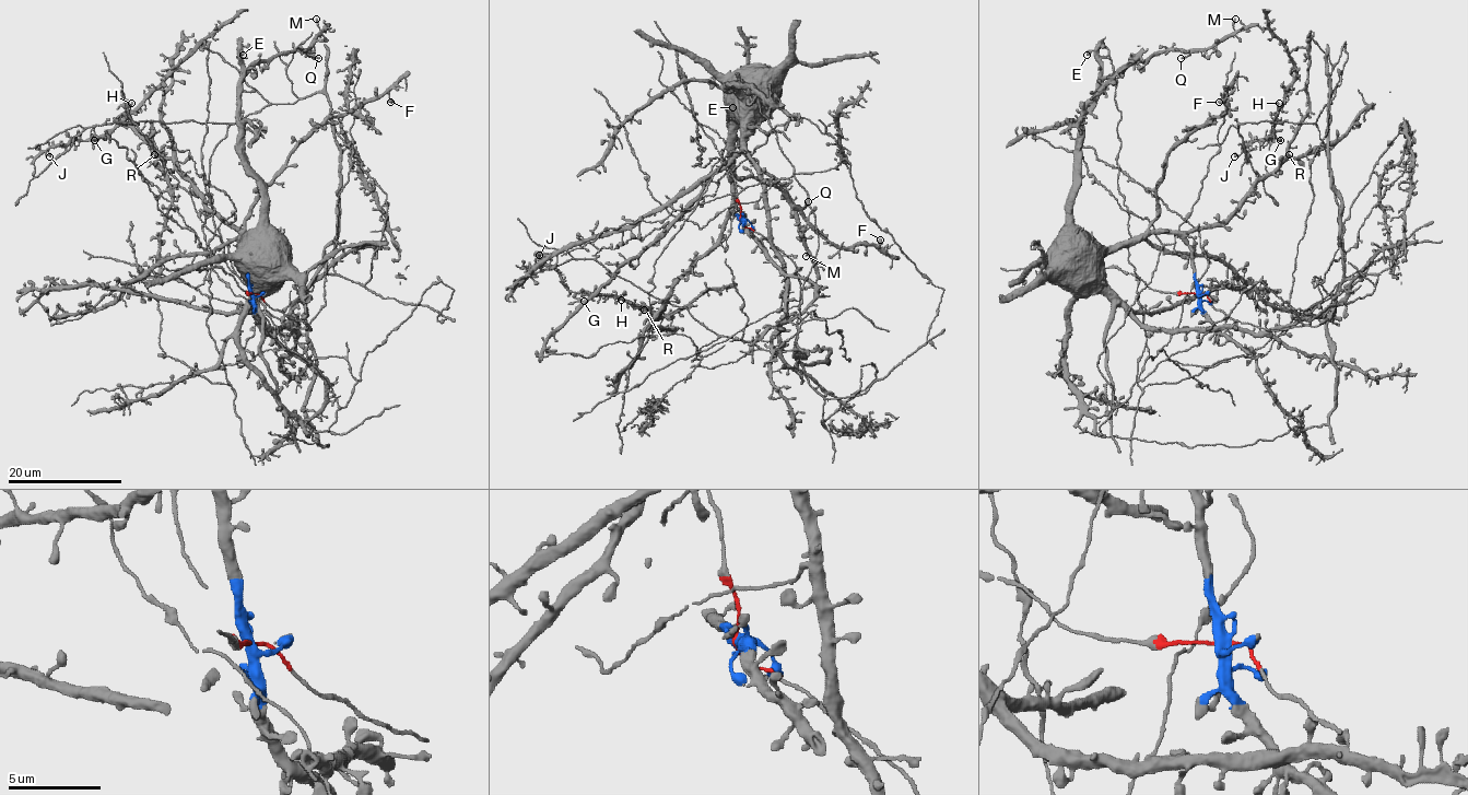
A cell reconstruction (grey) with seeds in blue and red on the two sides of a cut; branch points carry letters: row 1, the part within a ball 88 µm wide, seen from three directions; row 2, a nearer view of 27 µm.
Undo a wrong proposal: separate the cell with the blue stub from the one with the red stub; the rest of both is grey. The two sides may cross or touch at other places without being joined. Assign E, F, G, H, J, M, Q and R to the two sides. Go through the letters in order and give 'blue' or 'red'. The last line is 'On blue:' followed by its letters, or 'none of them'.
E: blue
F: blue
G: red
H: red
J: red
M: blue
Q: blue
R: blue
On blue: E, F, M, Q, R

